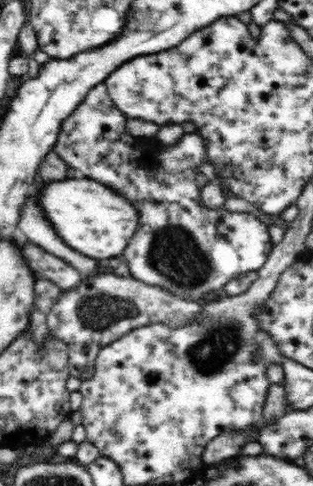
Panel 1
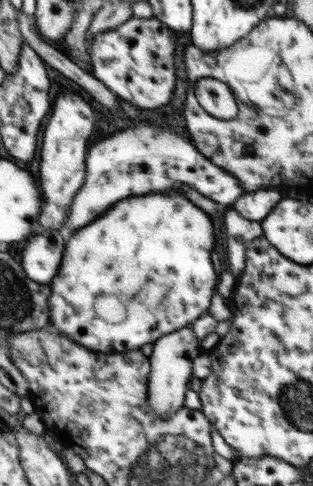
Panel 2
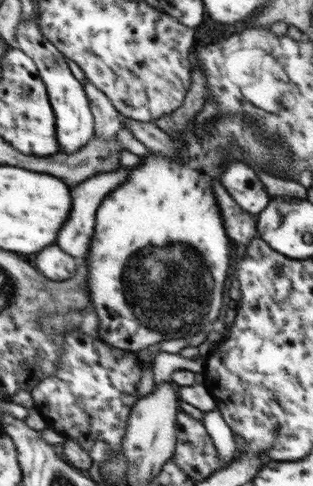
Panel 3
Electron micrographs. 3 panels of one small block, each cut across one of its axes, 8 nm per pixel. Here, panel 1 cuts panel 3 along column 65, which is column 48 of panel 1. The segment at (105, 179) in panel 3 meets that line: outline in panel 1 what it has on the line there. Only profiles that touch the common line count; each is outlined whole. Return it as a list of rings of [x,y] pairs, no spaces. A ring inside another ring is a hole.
[[[38,186],[34,190],[34,196],[30,196],[26,200],[26,204],[24,204],[22,216],[18,220],[18,232],[20,232],[20,236],[26,242],[30,242],[30,244],[34,244],[34,246],[38,246],[42,250],[46,250],[48,254],[54,254],[56,258],[66,260],[76,272],[84,274],[86,278],[98,276],[104,270],[102,264],[98,260],[94,260],[94,258],[86,258],[86,256],[78,254],[76,250],[72,250],[56,234],[56,230],[52,228],[52,224],[44,218],[42,208],[38,208],[38,190],[42,190],[42,186]]]

